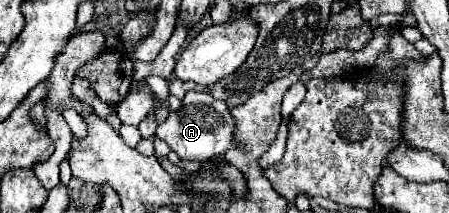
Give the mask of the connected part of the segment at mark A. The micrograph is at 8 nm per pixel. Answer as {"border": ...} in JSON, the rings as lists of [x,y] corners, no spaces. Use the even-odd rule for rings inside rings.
{"border":[[[188,91],[178,111],[170,111],[168,119],[158,125],[156,137],[162,139],[180,159],[208,163],[222,157],[234,145],[234,119],[226,103],[216,101],[206,91]]]}

